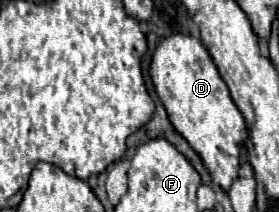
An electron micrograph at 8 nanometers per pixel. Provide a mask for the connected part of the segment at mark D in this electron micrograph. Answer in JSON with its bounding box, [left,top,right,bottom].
[149,32,247,190]

